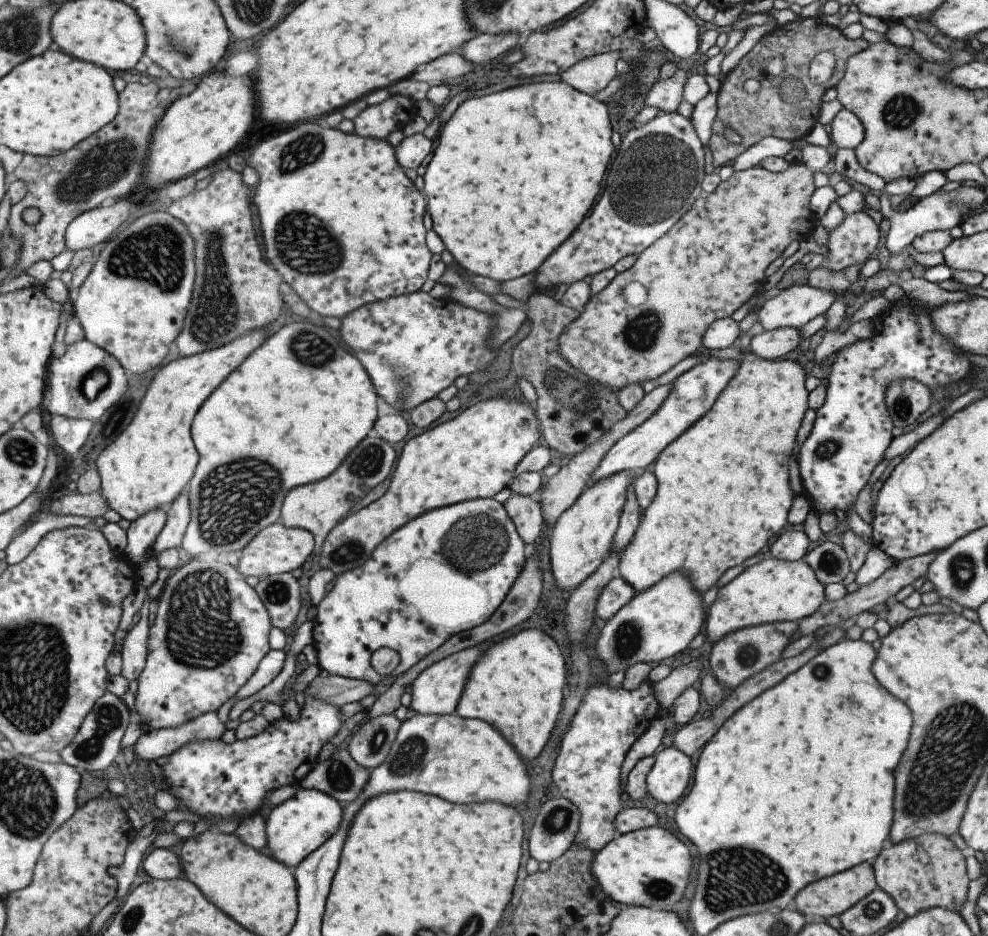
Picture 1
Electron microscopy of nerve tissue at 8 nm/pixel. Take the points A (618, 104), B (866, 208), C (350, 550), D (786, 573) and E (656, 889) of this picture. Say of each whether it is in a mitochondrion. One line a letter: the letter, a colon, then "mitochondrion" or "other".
A: other
B: other
C: mitochondrion
D: other
E: mitochondrion

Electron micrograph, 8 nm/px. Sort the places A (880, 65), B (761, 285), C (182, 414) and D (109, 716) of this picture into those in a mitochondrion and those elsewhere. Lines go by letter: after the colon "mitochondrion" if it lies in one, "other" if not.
A: other
B: other
C: other
D: mitochondrion

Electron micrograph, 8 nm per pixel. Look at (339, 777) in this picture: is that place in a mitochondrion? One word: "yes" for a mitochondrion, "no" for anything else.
yes

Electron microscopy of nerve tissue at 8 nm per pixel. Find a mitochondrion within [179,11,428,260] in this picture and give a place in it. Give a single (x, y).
(305, 150)

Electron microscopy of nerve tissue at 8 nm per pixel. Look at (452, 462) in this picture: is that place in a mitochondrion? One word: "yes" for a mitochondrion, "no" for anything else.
no

